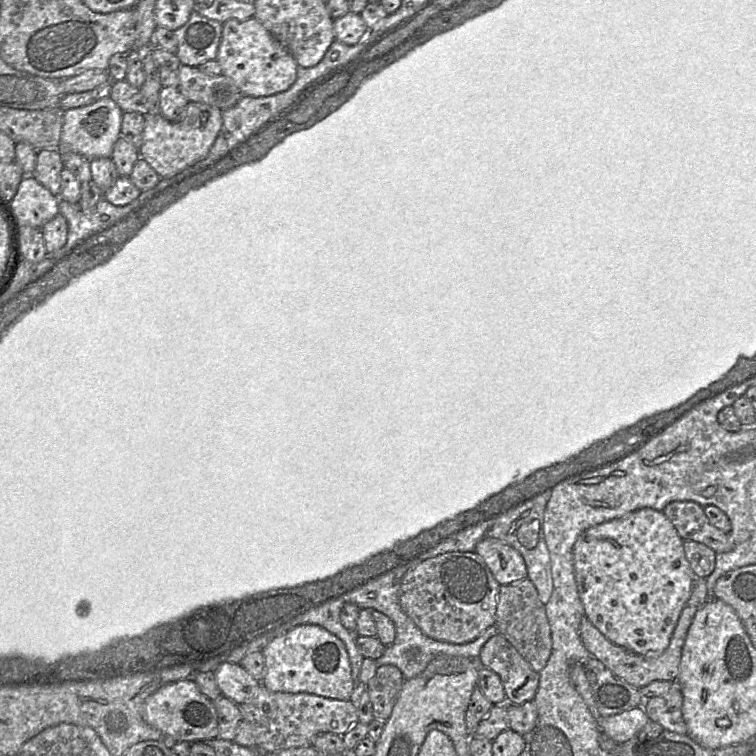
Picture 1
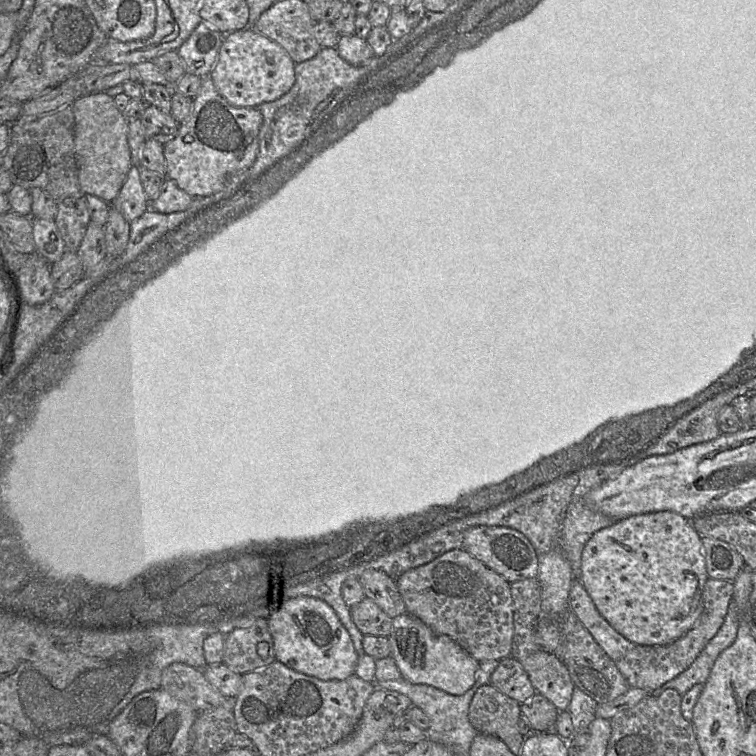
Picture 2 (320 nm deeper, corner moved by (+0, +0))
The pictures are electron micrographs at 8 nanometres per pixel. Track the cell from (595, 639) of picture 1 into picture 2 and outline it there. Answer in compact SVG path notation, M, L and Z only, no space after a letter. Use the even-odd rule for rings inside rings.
M709 578L703 590L703 610L696 624L681 638L668 645L645 646L628 641L601 616L580 580L574 579L569 593L569 609L597 644L612 659L630 687L648 692L674 679L695 661L707 643L717 634L733 598L733 581Z

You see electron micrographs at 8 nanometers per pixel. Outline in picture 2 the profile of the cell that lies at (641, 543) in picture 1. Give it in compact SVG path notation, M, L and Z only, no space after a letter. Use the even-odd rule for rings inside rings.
M660 511L630 516L595 532L583 548L578 579L615 631L632 643L655 646L676 641L696 624L709 577L701 537L691 521L674 512Z

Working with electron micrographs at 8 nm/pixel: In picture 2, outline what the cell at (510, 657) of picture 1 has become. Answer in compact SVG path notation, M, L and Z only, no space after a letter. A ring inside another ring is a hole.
M536 650L523 660L515 659L520 662L528 674L536 693L541 694L552 702L559 711L568 709L575 685L571 680L567 667L555 654L544 650Z

